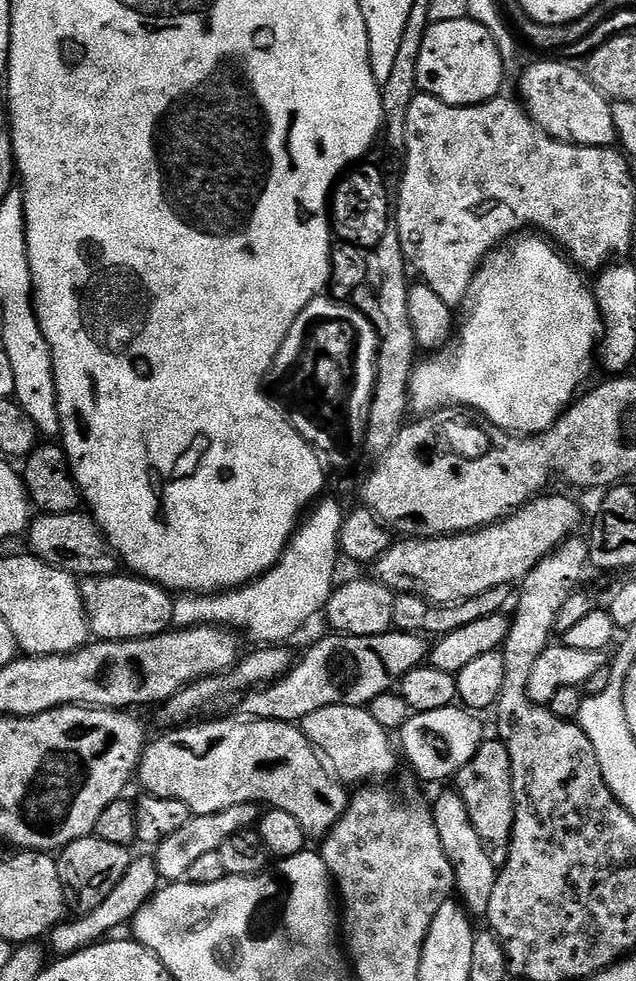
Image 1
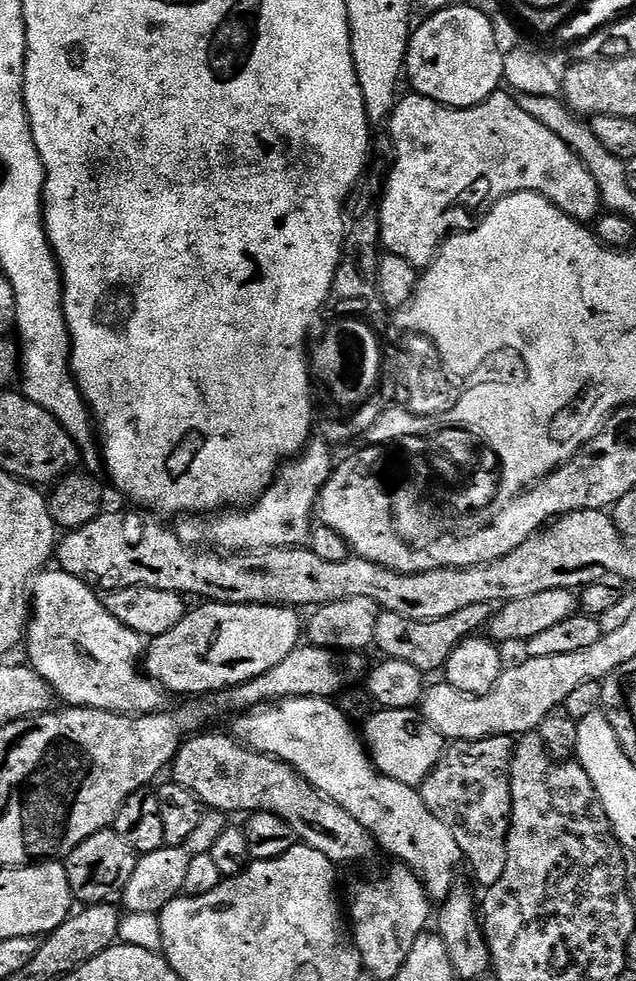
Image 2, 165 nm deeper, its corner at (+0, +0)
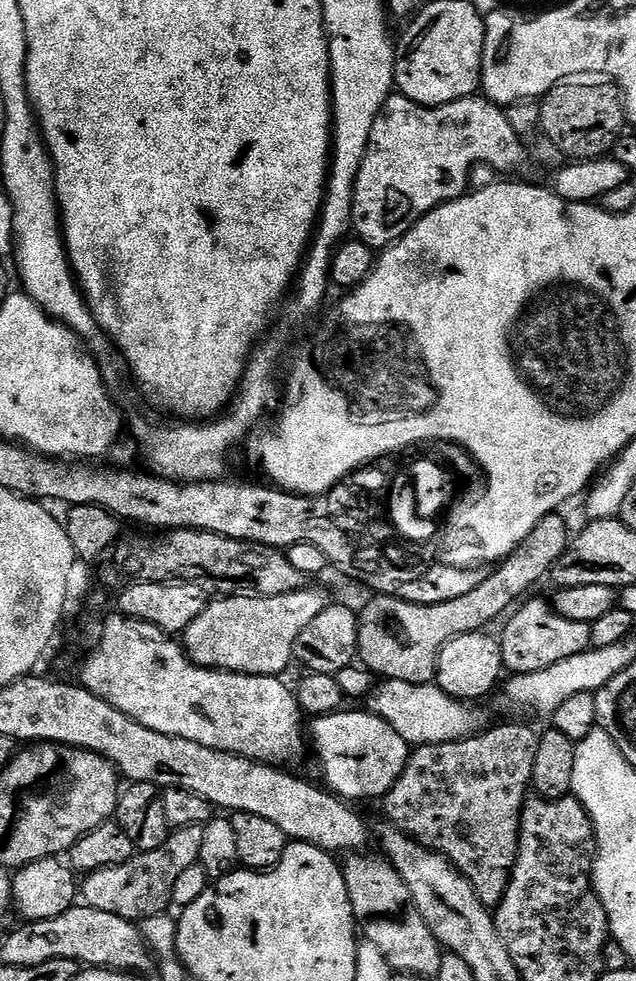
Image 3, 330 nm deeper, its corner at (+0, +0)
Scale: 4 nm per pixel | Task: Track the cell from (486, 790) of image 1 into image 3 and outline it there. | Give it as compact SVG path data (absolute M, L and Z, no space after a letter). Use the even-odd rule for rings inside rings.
M500 724L497 728L489 727L475 736L468 737L467 740L455 740L453 744L421 744L408 757L408 765L404 767L404 772L394 782L394 786L383 796L384 812L388 815L387 823L393 828L400 829L412 839L418 841L422 846L432 849L433 852L441 852L451 864L455 866L461 874L474 886L474 894L489 908L495 909L497 904L502 902L502 898L508 889L508 883L514 870L514 862L518 854L520 845L520 819L522 810L530 796L532 788L532 775L534 774L534 757L538 754L538 742L540 737L537 729L532 729L528 724Z

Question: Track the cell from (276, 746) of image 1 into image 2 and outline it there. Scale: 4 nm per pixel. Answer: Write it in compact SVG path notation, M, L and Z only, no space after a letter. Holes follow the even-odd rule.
M196 734L185 739L184 743L180 745L180 749L176 751L176 759L170 765L171 779L186 790L193 792L201 804L225 814L233 814L232 812L244 812L243 814L269 812L274 814L292 827L297 841L310 845L314 850L322 850L322 854L326 854L326 858L330 858L340 866L356 864L359 860L368 860L375 852L378 852L376 841L361 824L354 822L354 818L350 818L350 814L346 814L346 810L342 810L342 806L330 802L322 793L314 790L314 786L310 786L310 782L306 782L306 778L299 776L289 764L275 760L274 757L261 752L252 752L243 744L237 744L235 739L229 738L227 735L225 735L226 737L204 735L208 734Z

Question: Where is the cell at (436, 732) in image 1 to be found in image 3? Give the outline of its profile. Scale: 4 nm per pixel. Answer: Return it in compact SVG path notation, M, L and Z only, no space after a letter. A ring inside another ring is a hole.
M341 710L332 712L328 716L315 717L310 724L310 748L311 751L312 748L316 751L316 760L320 763L320 772L324 775L325 782L323 781L323 783L327 785L335 795L348 802L356 802L352 800L368 800L371 796L383 798L394 786L394 782L398 782L398 778L404 772L404 767L408 765L408 757L410 755L410 745L402 738L402 734L398 734L398 730L394 730L394 726L390 726L390 722L386 722L380 716L375 716L371 710L364 710L364 712L347 712L347 710Z

